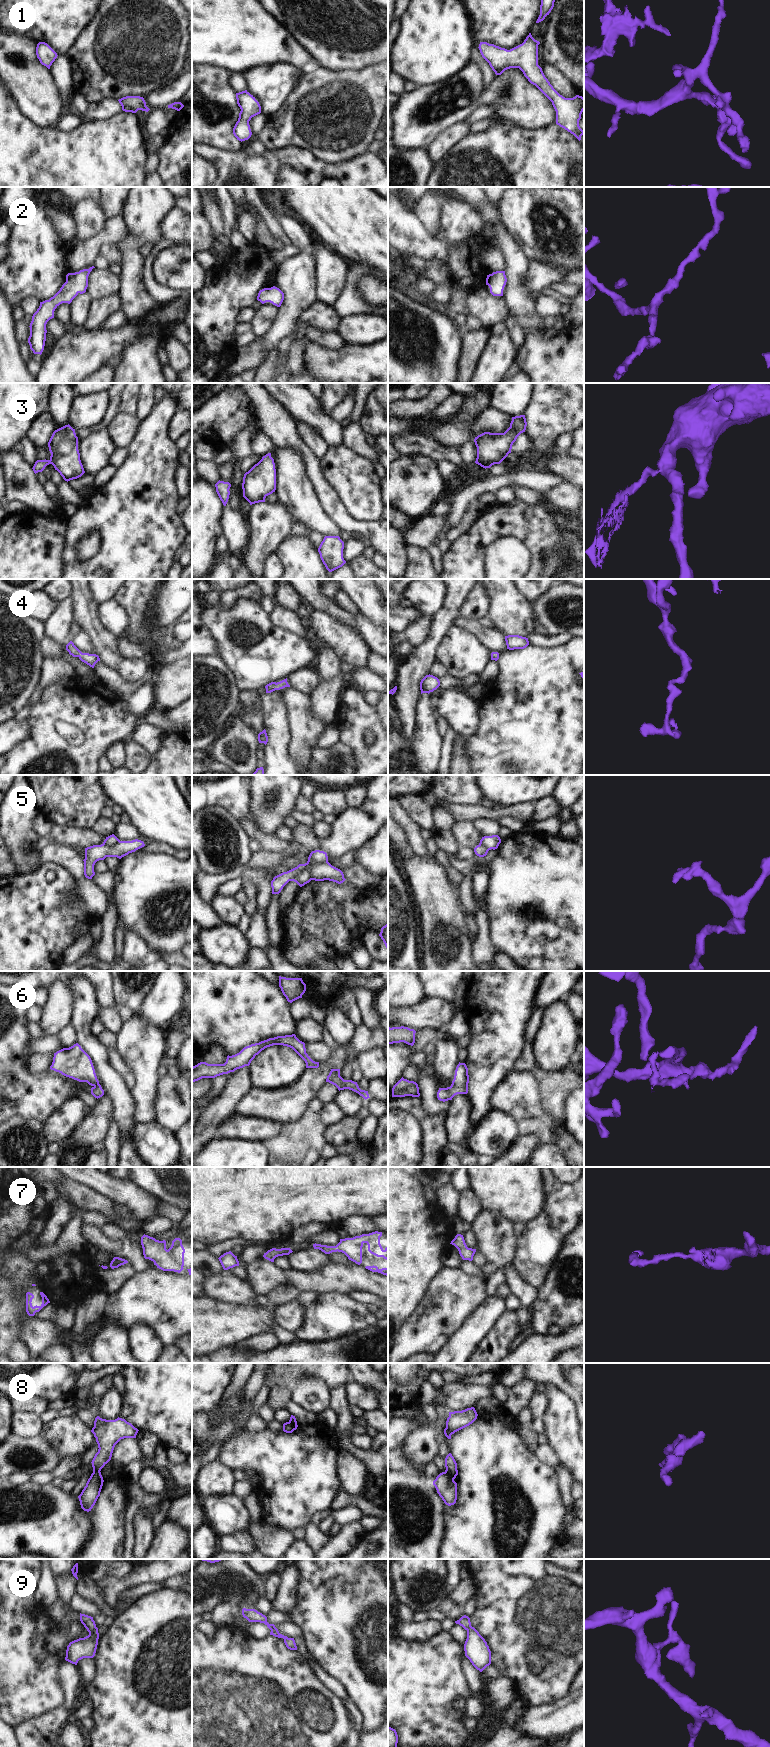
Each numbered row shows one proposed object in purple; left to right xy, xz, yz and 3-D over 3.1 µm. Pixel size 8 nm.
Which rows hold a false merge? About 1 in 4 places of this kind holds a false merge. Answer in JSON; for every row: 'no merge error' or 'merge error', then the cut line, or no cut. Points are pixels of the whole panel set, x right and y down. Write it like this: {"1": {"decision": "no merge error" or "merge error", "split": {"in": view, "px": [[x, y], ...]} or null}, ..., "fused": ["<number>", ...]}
{"1": {"decision": "no merge error", "split": null}, "2": {"decision": "no merge error", "split": null}, "3": {"decision": "merge error", "split": {"in": "xy", "px": [[49, 460], [50, 463]]}}, "4": {"decision": "no merge error", "split": null}, "5": {"decision": "no merge error", "split": null}, "6": {"decision": "merge error", "split": {"in": "yz", "px": [[451, 1084], [467, 1088]]}}, "7": {"decision": "no merge error", "split": null}, "8": {"decision": "merge error", "split": {"in": "yz", "px": [[445, 1471], [453, 1479]]}}, "9": {"decision": "no merge error", "split": null}, "fused": ["3", "6", "8"]}

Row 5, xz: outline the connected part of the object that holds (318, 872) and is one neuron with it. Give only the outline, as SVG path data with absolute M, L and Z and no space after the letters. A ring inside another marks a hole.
M315 850L310 853L305 864L299 864L297 867L273 878L271 881L272 894L279 894L289 881L294 881L302 887L311 880L329 880L341 884L346 879L340 869L328 862L326 852Z

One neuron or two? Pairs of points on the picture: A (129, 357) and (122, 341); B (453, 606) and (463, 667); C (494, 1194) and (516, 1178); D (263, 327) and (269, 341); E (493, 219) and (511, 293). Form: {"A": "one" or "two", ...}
{"A": "two", "B": "two", "C": "one", "D": "two", "E": "one"}

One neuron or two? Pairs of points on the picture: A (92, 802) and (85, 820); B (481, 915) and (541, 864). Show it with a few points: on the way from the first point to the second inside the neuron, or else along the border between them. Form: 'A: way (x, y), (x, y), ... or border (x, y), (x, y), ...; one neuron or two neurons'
A: way (88, 806), (85, 809), (85, 816); one neuron
B: border (485, 907), (488, 913), (490, 933); two neurons

